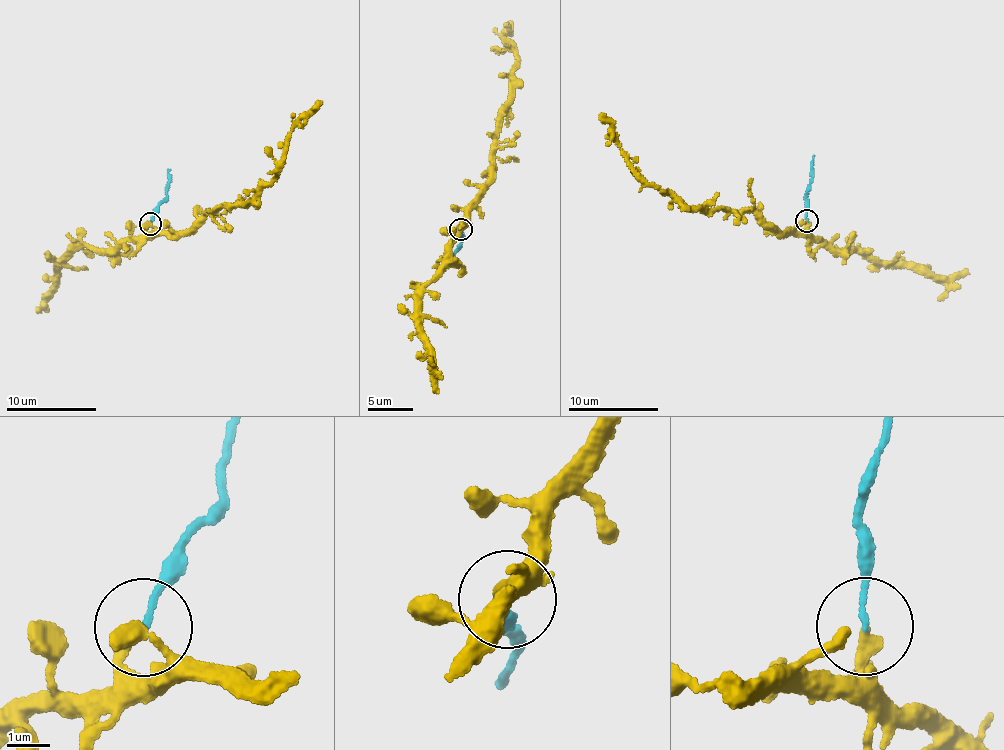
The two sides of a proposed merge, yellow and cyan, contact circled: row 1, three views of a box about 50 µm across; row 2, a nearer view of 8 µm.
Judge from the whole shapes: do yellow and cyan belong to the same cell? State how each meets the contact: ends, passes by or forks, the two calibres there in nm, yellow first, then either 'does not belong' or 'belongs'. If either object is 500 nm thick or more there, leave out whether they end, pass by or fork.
yellow ends there; cyan ends there; 280 nm thick on the yellow side, 120 nm on the other; does not belong

